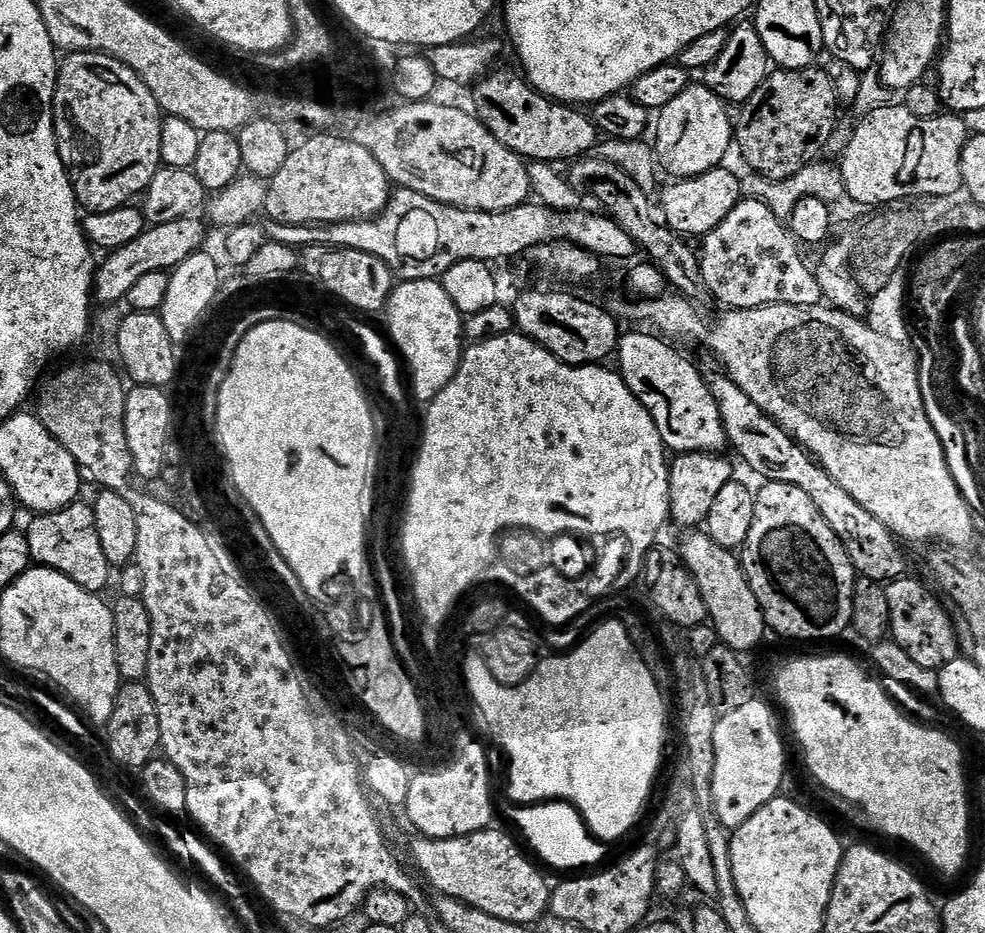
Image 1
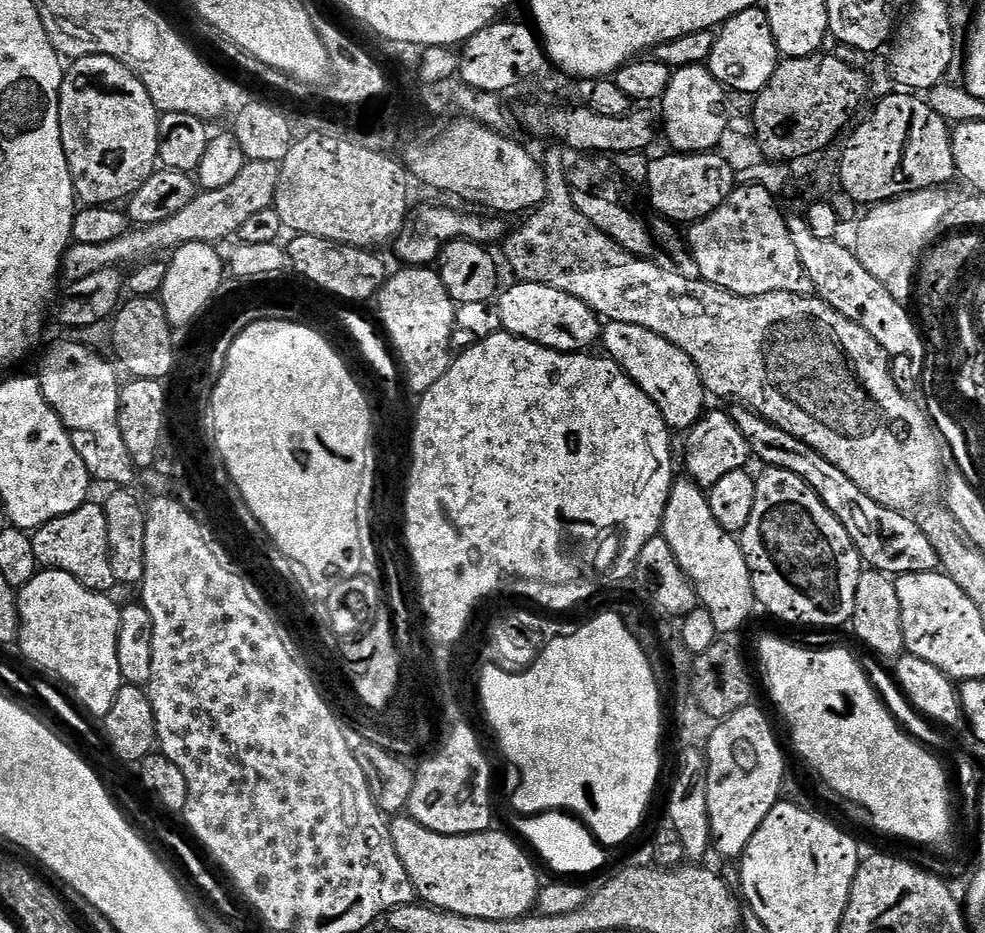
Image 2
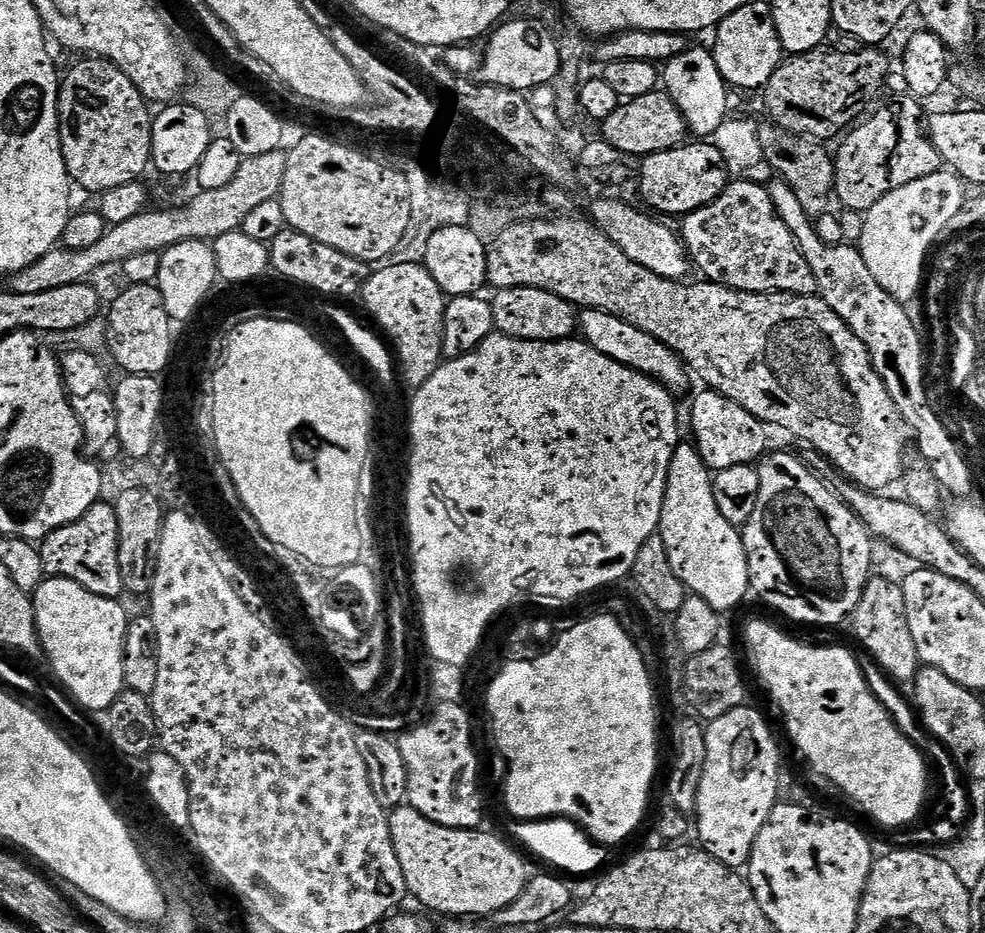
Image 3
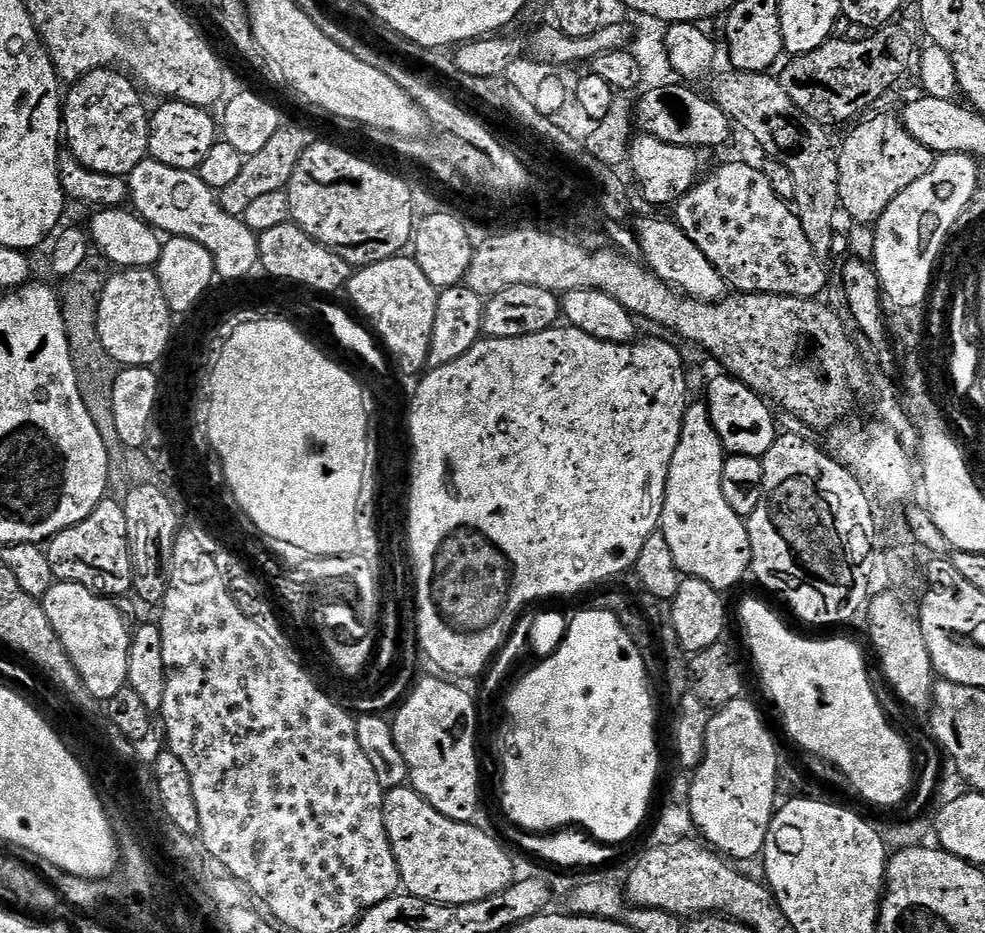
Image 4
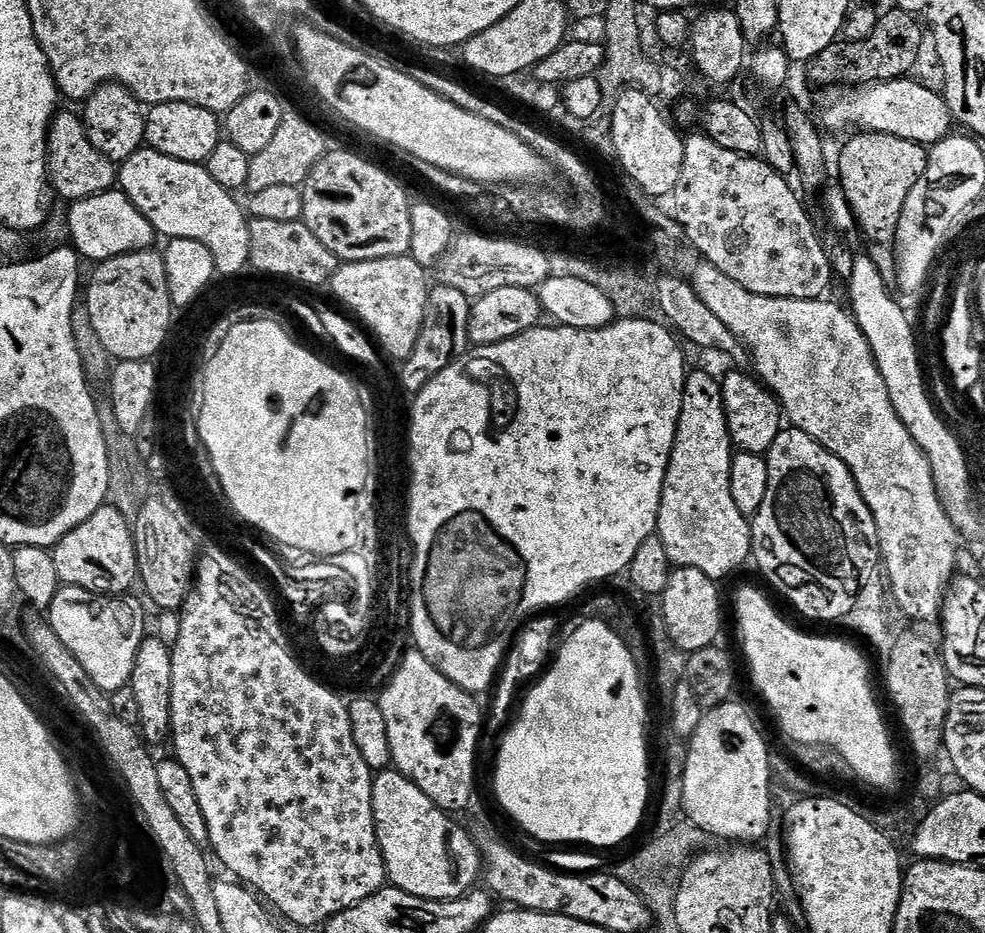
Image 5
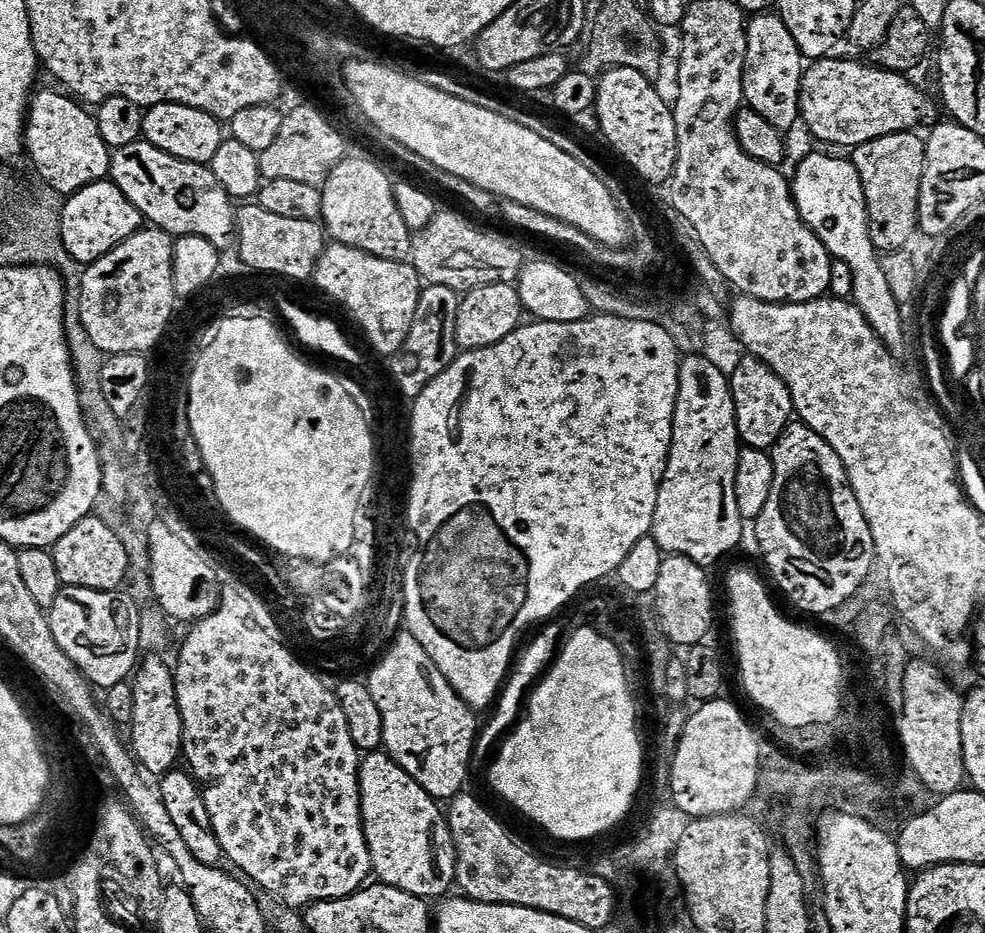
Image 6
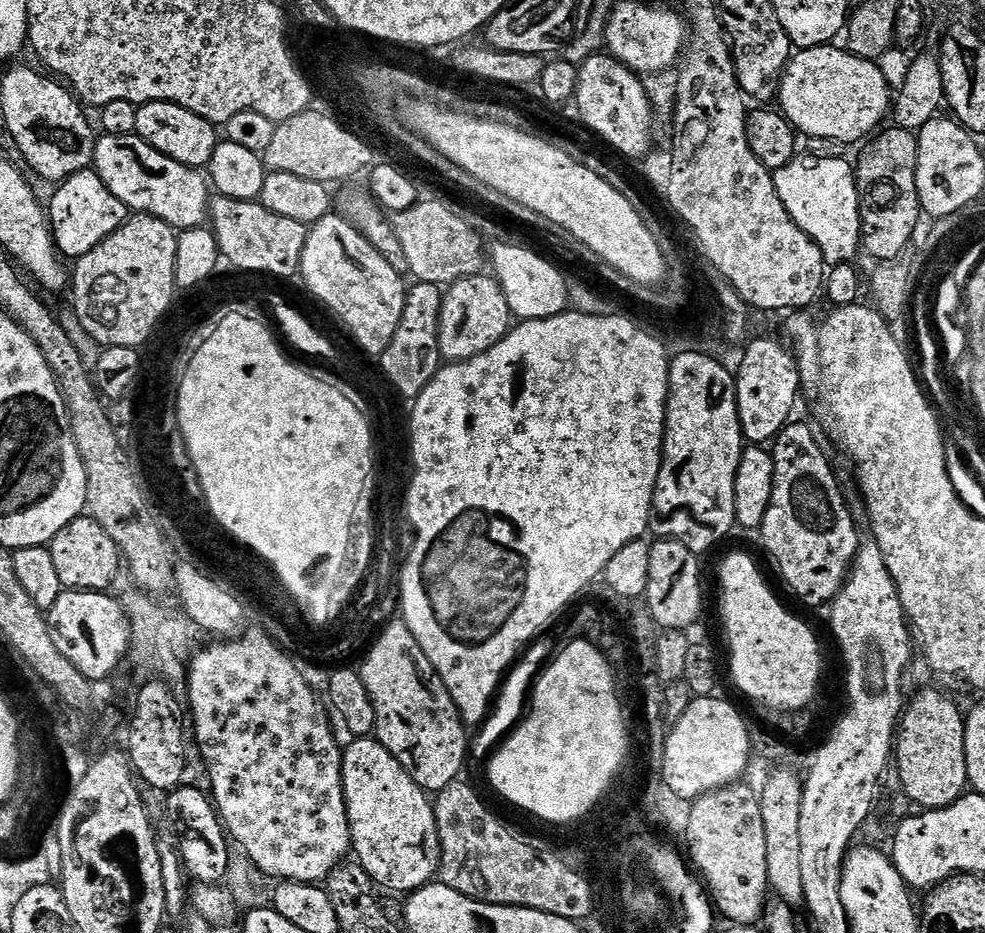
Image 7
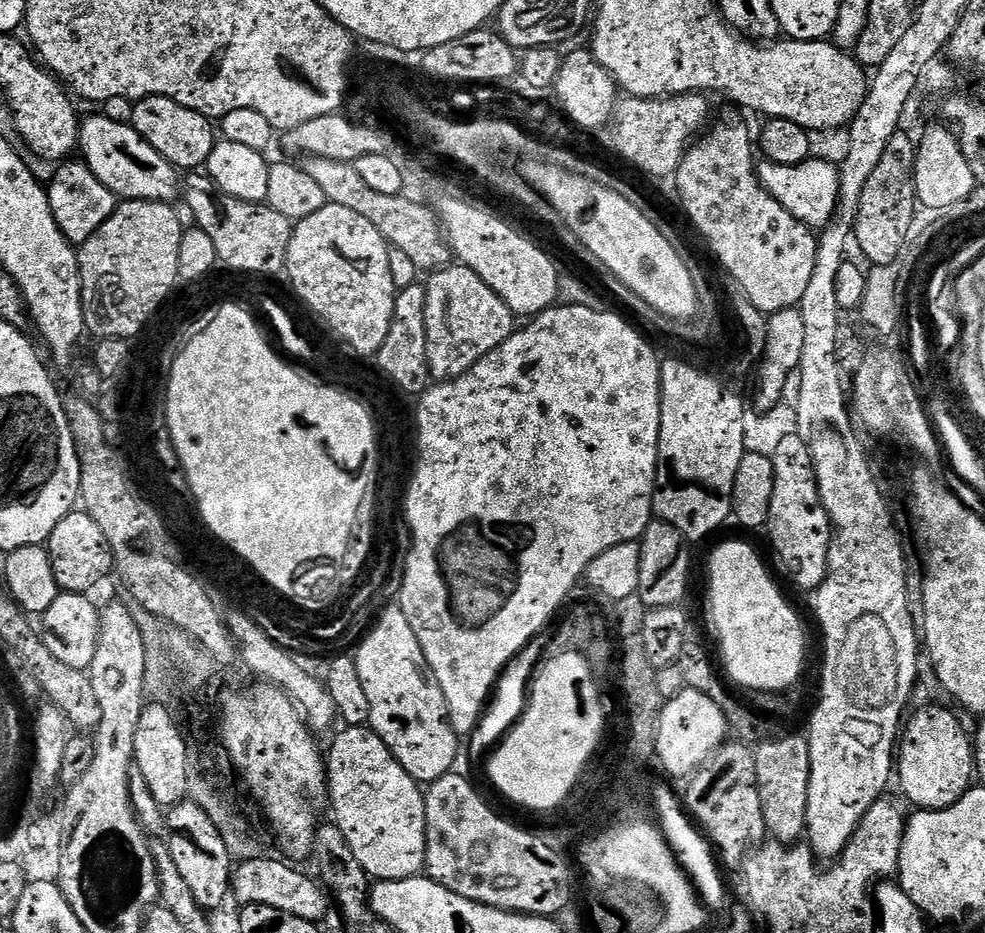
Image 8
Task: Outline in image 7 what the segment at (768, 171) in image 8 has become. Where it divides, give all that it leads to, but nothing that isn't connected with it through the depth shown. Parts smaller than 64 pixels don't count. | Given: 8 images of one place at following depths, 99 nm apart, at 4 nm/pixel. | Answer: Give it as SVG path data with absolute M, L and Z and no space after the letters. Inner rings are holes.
M797 154L788 165L782 166L781 169L772 172L774 178L774 186L778 190L778 198L782 198L782 206L786 206L786 210L790 214L790 218L800 229L806 233L812 241L822 250L825 261L829 265L846 264L855 261L856 255L861 255L862 241L860 239L860 195L858 194L858 186L856 185L856 169L851 163L847 164L840 156L803 156Z

